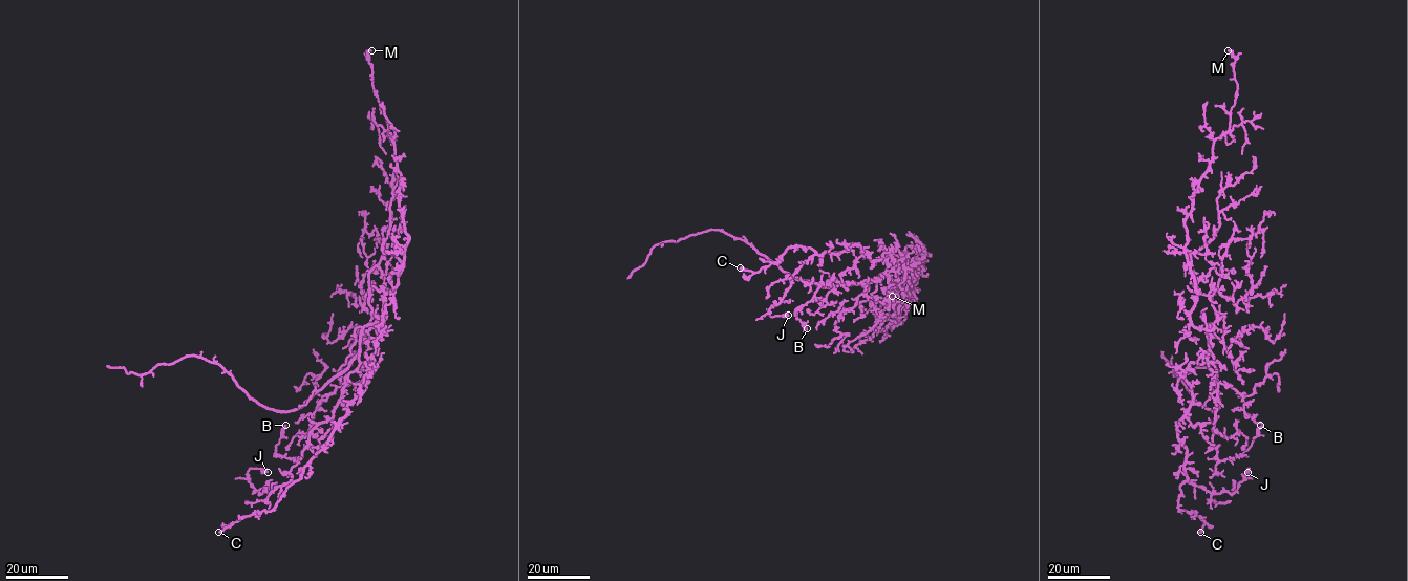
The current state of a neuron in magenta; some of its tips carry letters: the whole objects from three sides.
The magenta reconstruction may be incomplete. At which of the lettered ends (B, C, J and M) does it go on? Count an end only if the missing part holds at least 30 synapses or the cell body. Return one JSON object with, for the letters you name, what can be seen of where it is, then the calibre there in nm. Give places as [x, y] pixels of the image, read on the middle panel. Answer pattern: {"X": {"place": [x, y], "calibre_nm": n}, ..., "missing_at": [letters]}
{"missing_at": []}

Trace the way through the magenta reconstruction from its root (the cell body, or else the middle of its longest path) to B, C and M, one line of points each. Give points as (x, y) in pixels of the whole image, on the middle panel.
B: (884, 276), (880, 274), (866, 285), (834, 280), (823, 284), (811, 300), (795, 309), (796, 318), (807, 328)
C: (884, 276), (889, 254), (870, 259), (856, 244), (820, 255), (791, 246), (758, 272), (740, 267)
M: (884, 276), (900, 281), (903, 257), (912, 264), (930, 255), (919, 260), (909, 297), (894, 305), (892, 296)

